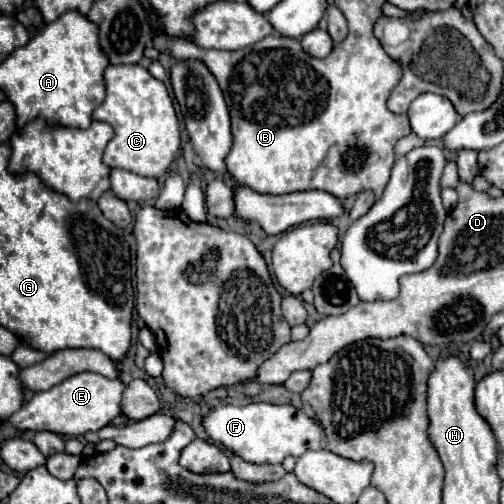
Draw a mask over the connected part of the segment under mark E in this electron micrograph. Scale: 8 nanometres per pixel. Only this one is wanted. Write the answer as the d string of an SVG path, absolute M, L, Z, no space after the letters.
M82 372L76 376L70 376L62 384L46 390L36 392L32 400L28 400L16 414L10 416L10 422L20 430L50 430L56 434L66 436L82 436L84 432L96 432L104 426L108 426L114 418L122 414L122 392L126 390L126 384L110 378L104 378L102 374L94 372Z

